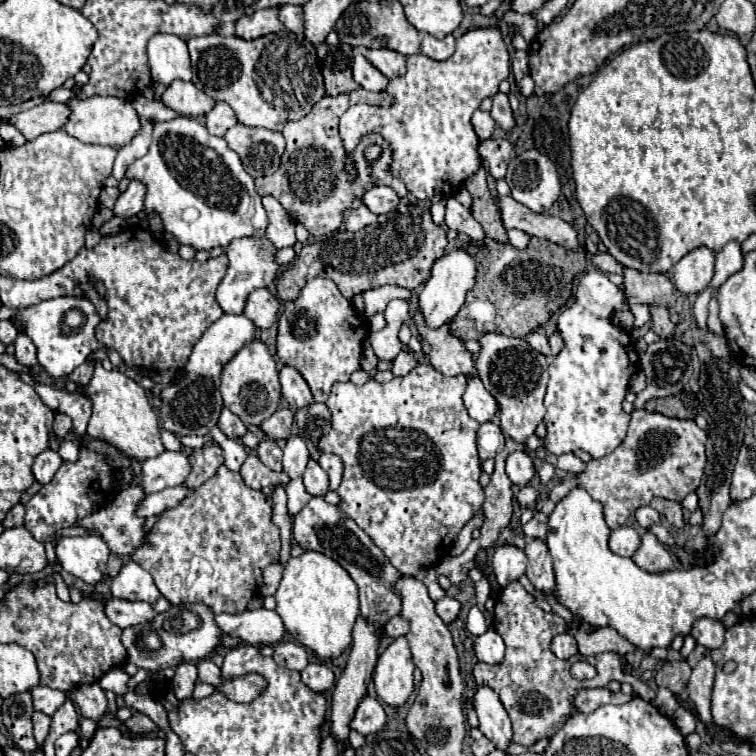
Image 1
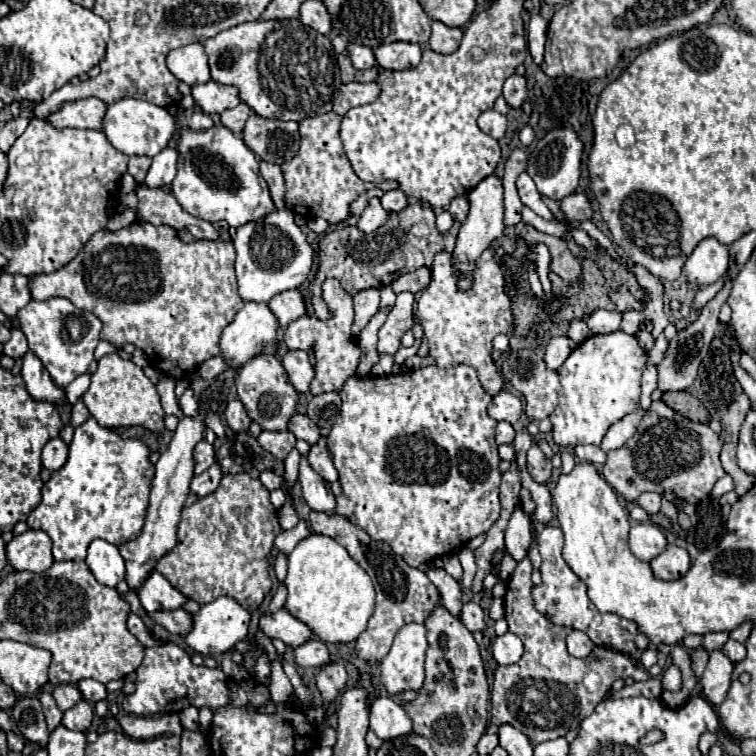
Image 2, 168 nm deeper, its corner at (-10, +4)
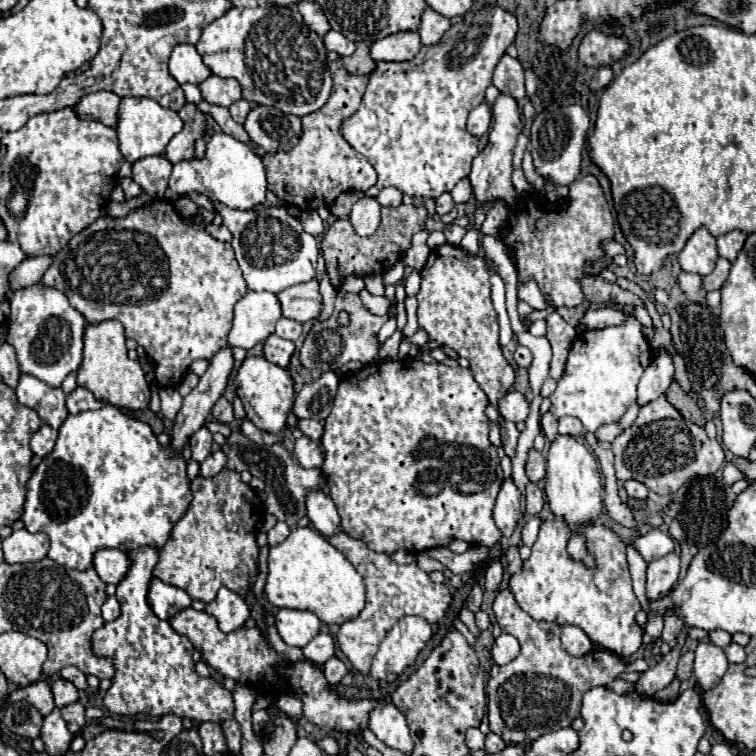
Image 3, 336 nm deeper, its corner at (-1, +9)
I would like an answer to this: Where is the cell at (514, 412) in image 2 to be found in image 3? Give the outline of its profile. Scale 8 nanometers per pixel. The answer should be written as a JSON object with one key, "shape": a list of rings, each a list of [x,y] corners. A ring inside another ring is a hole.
{"shape":[[[511,389],[503,399],[501,403],[497,405],[499,407],[499,413],[507,419],[507,421],[513,421],[513,423],[519,423],[519,421],[525,421],[529,417],[529,403],[525,399],[523,393]]]}

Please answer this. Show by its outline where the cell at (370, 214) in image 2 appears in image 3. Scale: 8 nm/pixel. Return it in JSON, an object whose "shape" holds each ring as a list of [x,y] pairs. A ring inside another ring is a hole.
{"shape":[[[361,197],[353,205],[349,219],[351,219],[351,225],[355,227],[357,235],[369,237],[369,235],[373,235],[377,231],[379,215],[381,215],[379,211],[381,211],[381,205],[371,197]]]}

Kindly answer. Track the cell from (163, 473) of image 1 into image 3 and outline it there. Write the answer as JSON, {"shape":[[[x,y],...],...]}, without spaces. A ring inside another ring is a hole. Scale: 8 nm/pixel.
{"shape":[[[201,427],[199,431],[195,431],[189,439],[191,451],[193,451],[193,459],[203,463],[207,459],[207,455],[211,453],[211,445],[213,445],[213,433],[207,427]]]}

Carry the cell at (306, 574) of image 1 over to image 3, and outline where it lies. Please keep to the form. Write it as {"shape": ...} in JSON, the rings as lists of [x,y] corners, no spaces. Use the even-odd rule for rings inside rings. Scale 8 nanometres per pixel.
{"shape":[[[297,527],[289,537],[269,549],[269,573],[265,583],[265,595],[271,605],[287,609],[313,611],[327,625],[341,625],[345,619],[353,619],[365,607],[365,583],[355,567],[337,551],[323,535],[309,527]]]}

